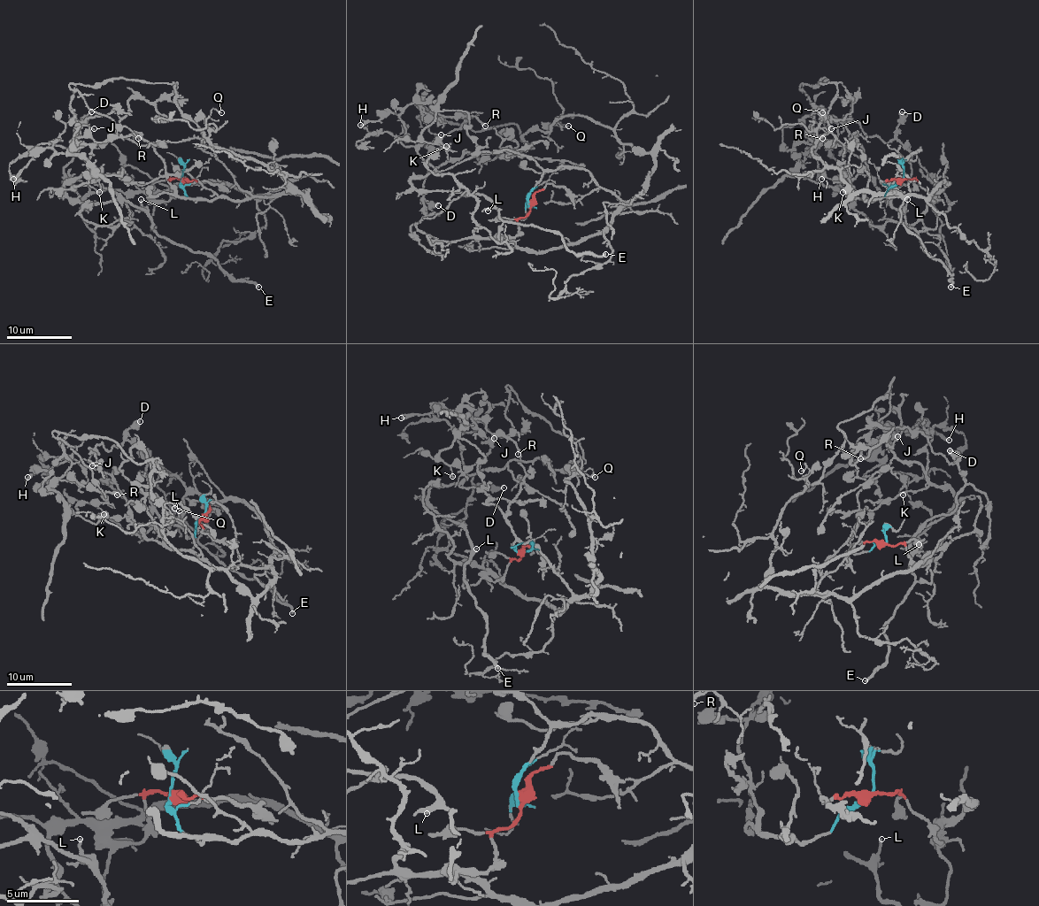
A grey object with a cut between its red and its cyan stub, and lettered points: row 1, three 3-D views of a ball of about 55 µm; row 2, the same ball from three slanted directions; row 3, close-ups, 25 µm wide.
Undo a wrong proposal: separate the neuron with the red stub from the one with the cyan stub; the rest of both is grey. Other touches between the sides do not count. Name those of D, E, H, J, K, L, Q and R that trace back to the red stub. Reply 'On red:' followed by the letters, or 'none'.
On red: D, E, L

